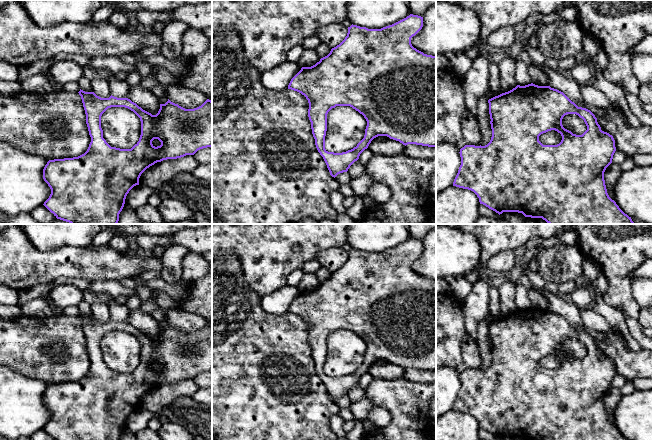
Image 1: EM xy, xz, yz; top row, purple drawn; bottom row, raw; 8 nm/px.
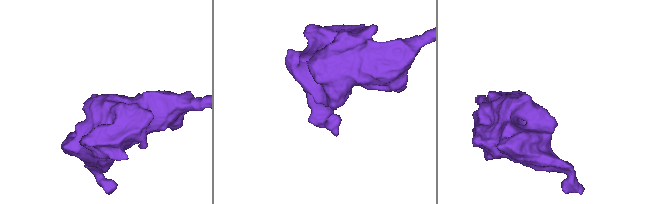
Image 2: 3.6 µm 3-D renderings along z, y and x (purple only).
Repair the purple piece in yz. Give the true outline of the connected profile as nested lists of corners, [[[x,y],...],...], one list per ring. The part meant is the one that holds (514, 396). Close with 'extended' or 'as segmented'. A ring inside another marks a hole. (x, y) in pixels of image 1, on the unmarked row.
[[[533,307],[525,310],[517,309],[512,314],[489,323],[488,327],[492,353],[491,364],[485,370],[465,369],[460,373],[461,389],[454,403],[453,410],[473,415],[479,422],[480,428],[485,429],[499,439],[503,436],[518,436],[524,440],[628,440],[609,421],[604,404],[604,396],[612,387],[613,379],[616,375],[615,364],[612,359],[601,354],[597,342],[590,334],[578,331],[563,316],[557,313],[550,310],[538,310]],[[567,338],[576,338],[584,344],[587,354],[582,359],[573,358],[563,351],[562,343]],[[551,354],[561,358],[561,366],[557,369],[543,369],[539,365],[539,360]]]; as segmented

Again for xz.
[[[413,238],[381,253],[368,253],[352,248],[348,251],[345,263],[332,272],[327,280],[311,291],[302,291],[291,303],[288,313],[301,317],[308,324],[308,341],[315,369],[332,401],[347,396],[371,365],[378,360],[387,360],[405,370],[416,368],[436,371],[436,280],[424,278],[411,268],[411,262],[422,251],[423,241]],[[336,330],[350,330],[367,345],[364,362],[356,371],[342,377],[328,376],[325,373],[327,338]]]; as segmented

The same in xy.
[[[81,313],[78,317],[85,334],[91,366],[84,378],[73,382],[49,384],[43,393],[43,403],[51,413],[51,418],[43,429],[54,440],[119,440],[127,418],[134,410],[139,409],[139,402],[147,392],[163,384],[194,379],[200,373],[212,371],[212,325],[209,323],[194,333],[185,333],[168,323],[165,328],[160,328],[158,337],[152,339],[128,322],[117,322],[112,319],[109,322],[101,322],[94,316],[85,316]],[[111,331],[128,332],[140,342],[141,359],[131,373],[111,371],[103,362],[101,340]]]; as segmented

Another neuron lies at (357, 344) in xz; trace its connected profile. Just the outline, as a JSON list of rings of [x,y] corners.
[[[336,330],[327,338],[325,373],[342,377],[353,373],[364,362],[367,345],[350,330]]]

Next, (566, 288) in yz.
[[[569,280],[558,285],[560,295],[566,298],[569,297],[575,288],[577,288],[575,280]]]

